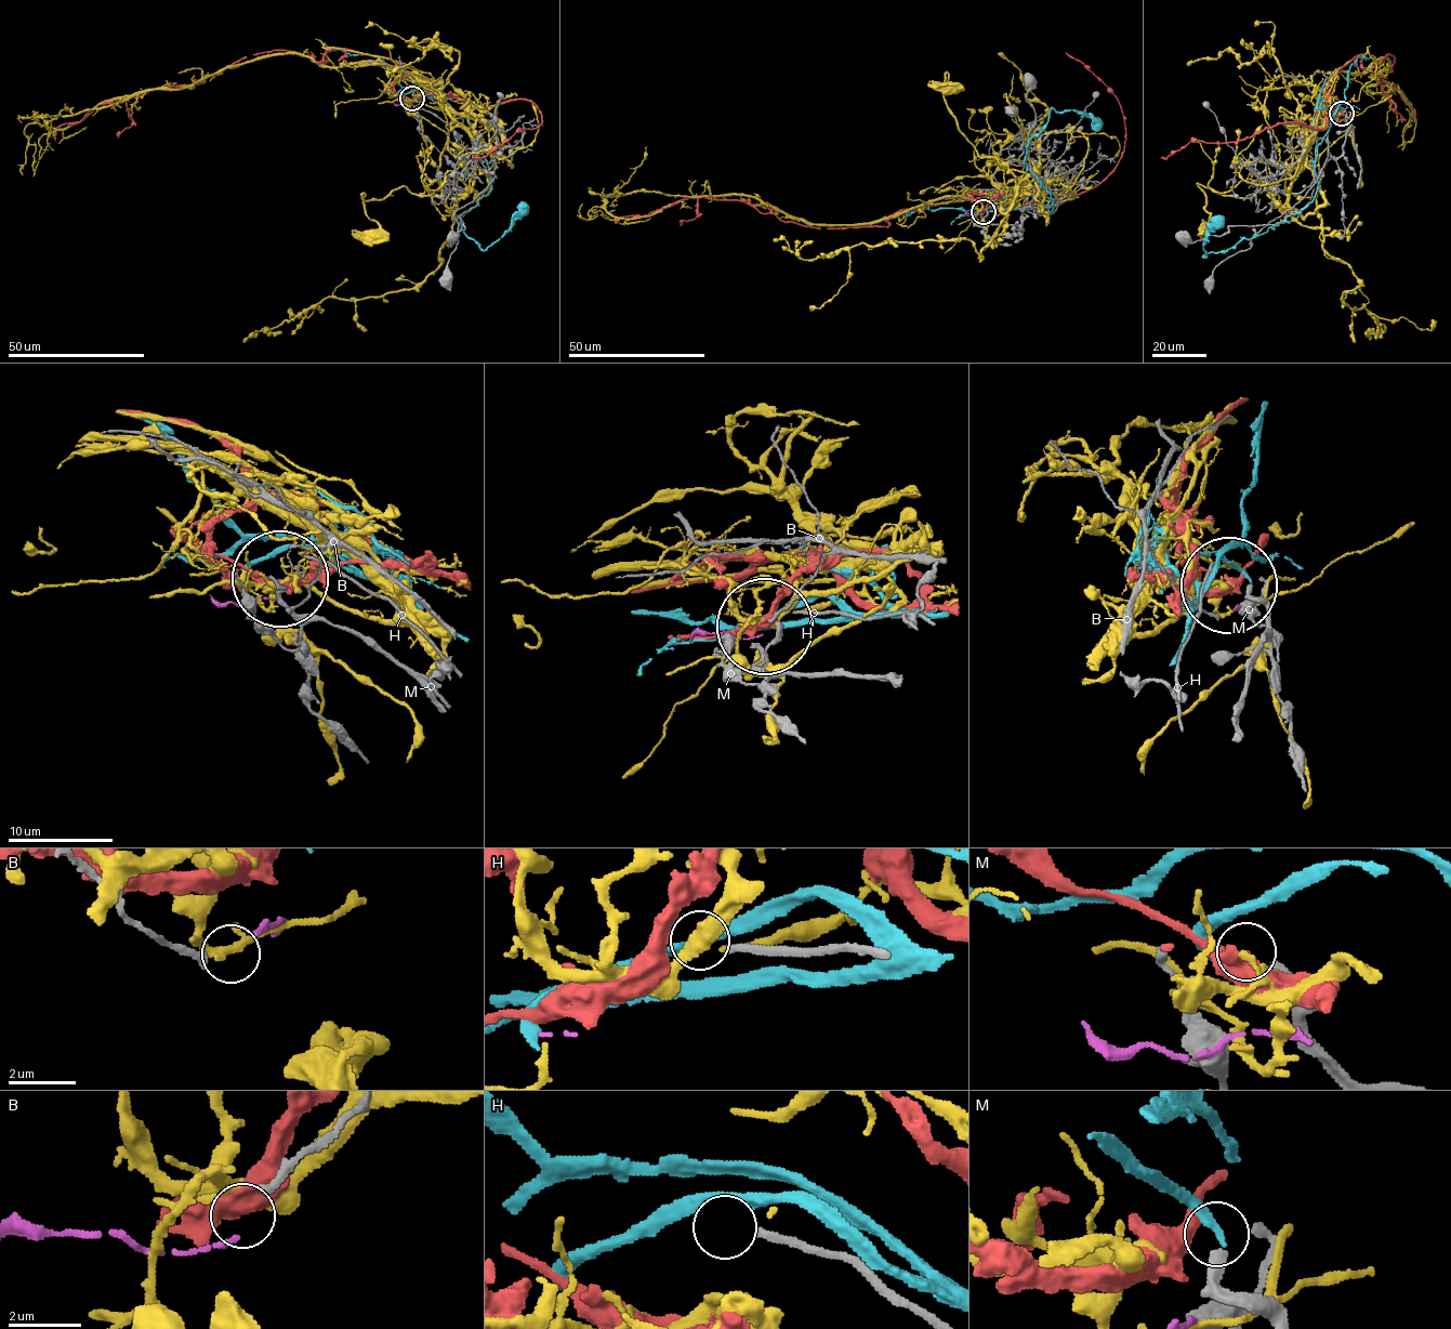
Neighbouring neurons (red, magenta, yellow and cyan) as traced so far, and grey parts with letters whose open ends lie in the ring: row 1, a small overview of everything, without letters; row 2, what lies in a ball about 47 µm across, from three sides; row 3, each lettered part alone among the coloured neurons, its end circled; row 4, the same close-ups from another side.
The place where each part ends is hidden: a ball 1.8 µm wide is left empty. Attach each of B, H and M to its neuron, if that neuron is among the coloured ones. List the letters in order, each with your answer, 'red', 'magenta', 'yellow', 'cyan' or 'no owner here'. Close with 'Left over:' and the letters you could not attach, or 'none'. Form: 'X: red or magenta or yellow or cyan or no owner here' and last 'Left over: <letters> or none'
B: magenta
H: no owner here
M: cyan
Left over: H

